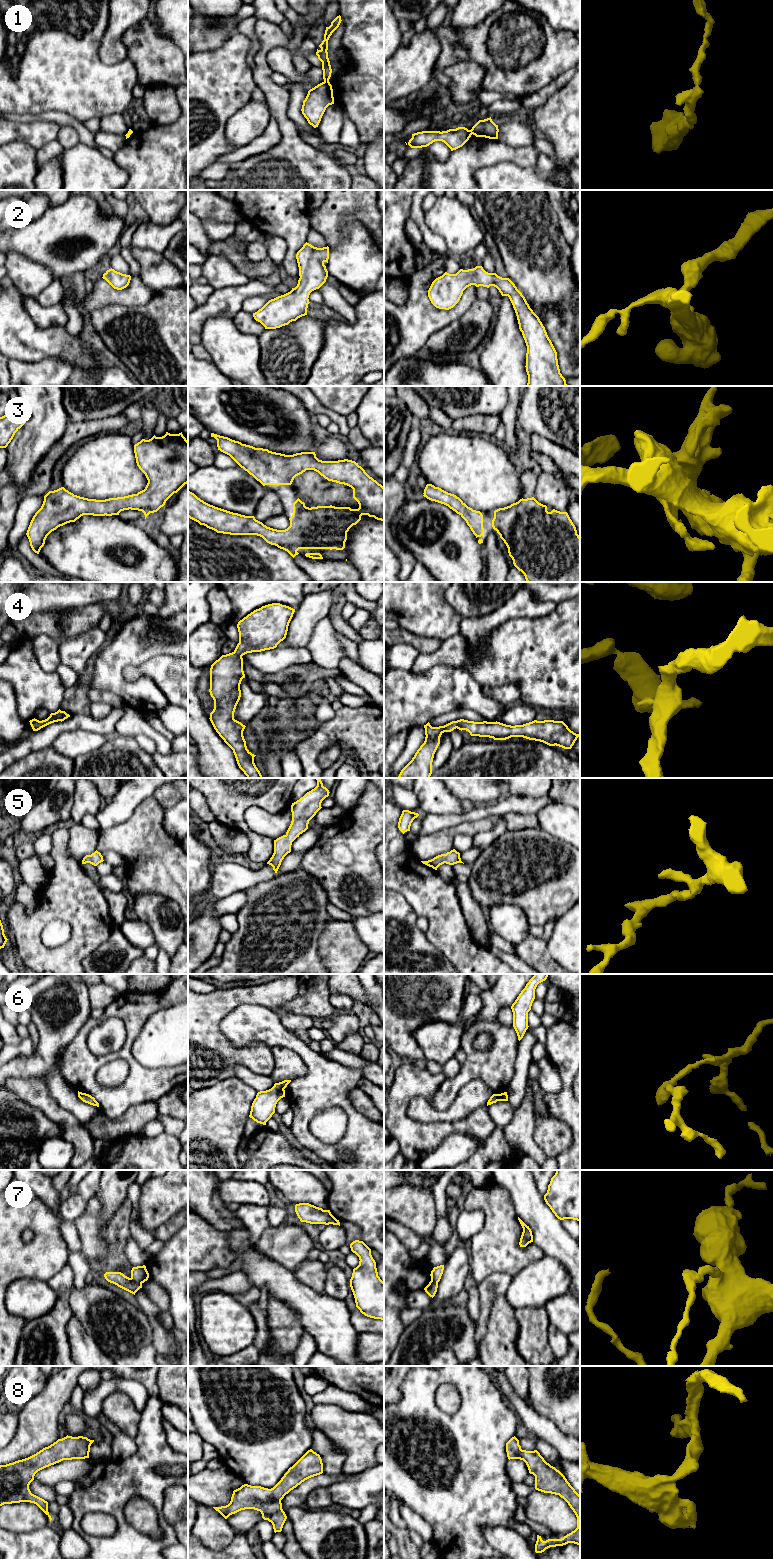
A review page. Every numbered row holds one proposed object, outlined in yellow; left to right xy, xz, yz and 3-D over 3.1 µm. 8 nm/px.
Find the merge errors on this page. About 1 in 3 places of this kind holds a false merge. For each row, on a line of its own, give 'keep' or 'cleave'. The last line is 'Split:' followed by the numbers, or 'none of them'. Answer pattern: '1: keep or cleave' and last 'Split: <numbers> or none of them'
1: cleave
2: keep
3: keep
4: keep
5: keep
6: keep
7: cleave
8: keep
Split: 1, 7

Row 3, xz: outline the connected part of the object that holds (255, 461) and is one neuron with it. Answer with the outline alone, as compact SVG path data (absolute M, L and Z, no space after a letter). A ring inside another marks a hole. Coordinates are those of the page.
M211 433L211 437L217 440L218 450L229 455L263 486L291 485L296 476L306 470L314 470L328 481L351 487L353 489L353 498L358 502L359 508L351 509L350 507L335 507L332 505L309 508L298 498L293 503L293 514L289 518L290 526L285 530L277 530L267 527L256 520L254 516L245 516L210 505L188 490L188 517L200 525L204 525L217 533L260 536L267 543L287 551L294 558L299 554L297 552L299 549L343 550L347 540L347 532L361 520L362 515L384 521L384 487L370 477L355 461L348 459L322 461L316 457L315 452L285 455L268 449L242 444L239 441L214 433Z

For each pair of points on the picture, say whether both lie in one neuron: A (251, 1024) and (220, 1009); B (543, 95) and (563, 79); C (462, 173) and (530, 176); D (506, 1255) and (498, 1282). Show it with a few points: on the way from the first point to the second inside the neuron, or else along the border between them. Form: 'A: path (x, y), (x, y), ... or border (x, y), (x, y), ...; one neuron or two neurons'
A: border (251, 1004), (240, 1004), (224, 1017), (224, 1036); two neurons
B: path (548, 90), (558, 83); one neuron
C: border (496, 163), (480, 167), (475, 172), (474, 179); two neurons
D: border (512, 1277), (506, 1273), (491, 1273), (480, 1283); two neurons

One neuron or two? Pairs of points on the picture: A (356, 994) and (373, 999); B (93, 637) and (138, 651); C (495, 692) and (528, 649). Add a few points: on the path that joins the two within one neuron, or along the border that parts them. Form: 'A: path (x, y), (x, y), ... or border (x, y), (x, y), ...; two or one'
A: border (361, 984), (366, 995), (366, 1002), (369, 1005); two
B: border (104, 644), (95, 654); two
C: border (482, 685), (502, 686), (518, 683), (520, 699); two

